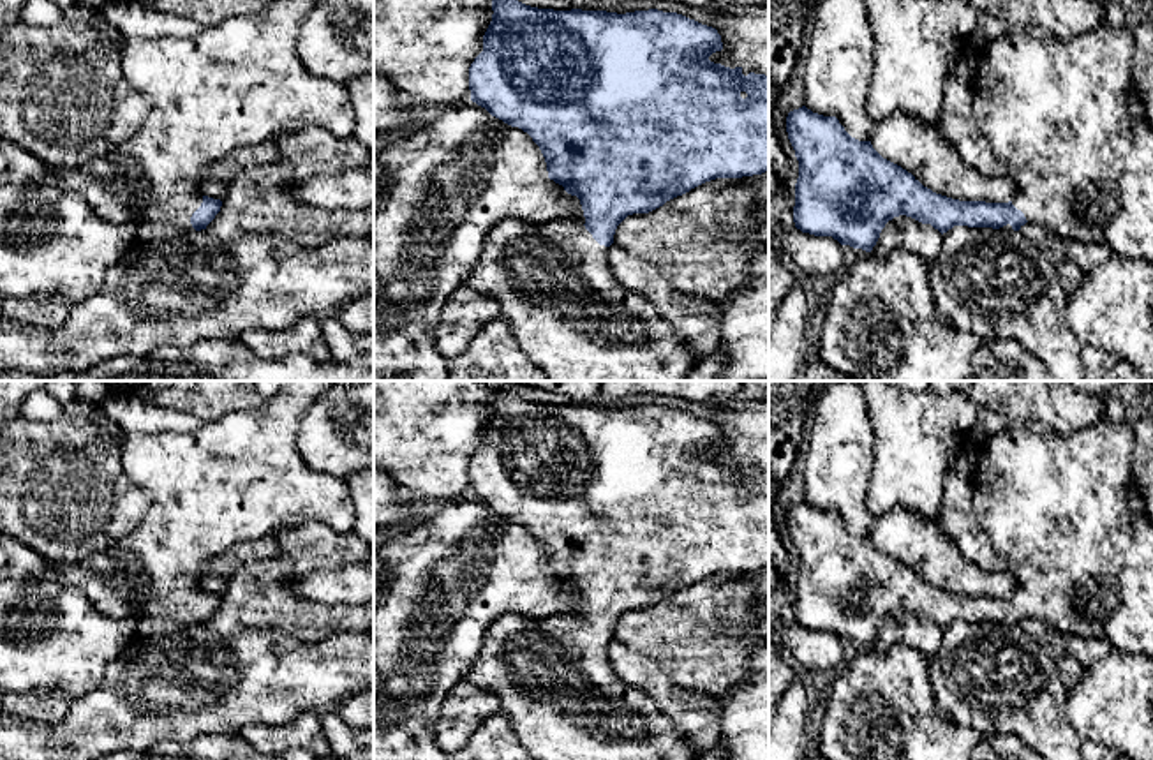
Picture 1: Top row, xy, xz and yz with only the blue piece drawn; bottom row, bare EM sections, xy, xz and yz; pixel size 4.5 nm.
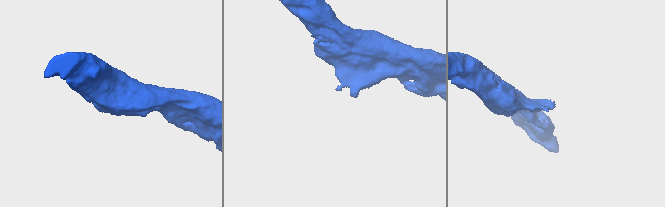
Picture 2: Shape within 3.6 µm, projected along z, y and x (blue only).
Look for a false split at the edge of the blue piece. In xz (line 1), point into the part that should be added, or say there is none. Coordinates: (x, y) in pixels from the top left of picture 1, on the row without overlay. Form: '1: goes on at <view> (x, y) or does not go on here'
1: goes on at xz (552, 676)

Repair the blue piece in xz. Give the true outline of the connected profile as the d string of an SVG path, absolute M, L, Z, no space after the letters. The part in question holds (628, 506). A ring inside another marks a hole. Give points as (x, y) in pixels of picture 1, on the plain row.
M495 391L492 406L492 416L483 430L483 446L469 462L471 495L485 503L492 511L522 524L532 533L545 552L548 573L580 594L585 617L582 619L578 614L569 612L547 619L532 619L517 612L504 614L490 624L480 654L462 681L492 691L499 698L499 711L511 721L520 744L534 760L695 760L675 723L659 711L645 689L621 681L612 670L608 642L614 638L617 621L628 610L649 608L666 596L716 573L742 573L769 566L769 471L755 467L744 471L742 462L730 464L710 457L709 451L723 444L718 425L677 407L658 404L626 409L582 404L554 406L531 402L511 391Z

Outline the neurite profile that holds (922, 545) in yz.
M897 506L876 518L871 540L936 589L986 598L1008 598L1015 589L1010 570L982 570L966 561L938 520L924 520L908 508Z

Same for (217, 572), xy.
M272 538L238 543L205 564L201 589L222 596L229 585L229 578L240 568L252 561L277 557L279 554L280 547Z

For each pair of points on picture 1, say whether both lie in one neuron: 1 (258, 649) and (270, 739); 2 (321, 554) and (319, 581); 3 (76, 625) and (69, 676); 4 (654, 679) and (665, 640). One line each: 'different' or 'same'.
1: different
2: different
3: same
4: different

